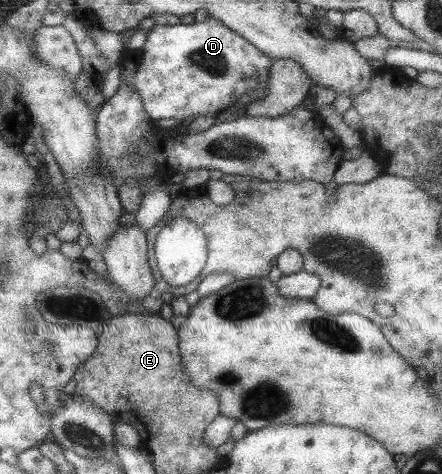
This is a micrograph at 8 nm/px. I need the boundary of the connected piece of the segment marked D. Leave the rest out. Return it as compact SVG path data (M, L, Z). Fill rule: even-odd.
M208 17L202 22L190 24L160 25L155 23L147 32L146 41L142 49L142 58L138 61L138 68L128 69L128 61L120 61L119 69L122 80L126 80L135 87L143 101L147 115L156 120L177 119L182 125L187 123L188 117L214 117L226 109L234 107L242 100L246 105L254 101L261 101L267 94L269 71L273 60L258 48L246 43L246 39L234 35L234 31L222 25L214 18Z

